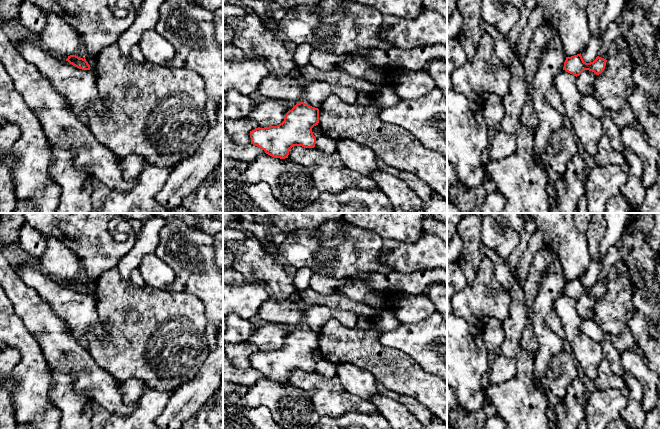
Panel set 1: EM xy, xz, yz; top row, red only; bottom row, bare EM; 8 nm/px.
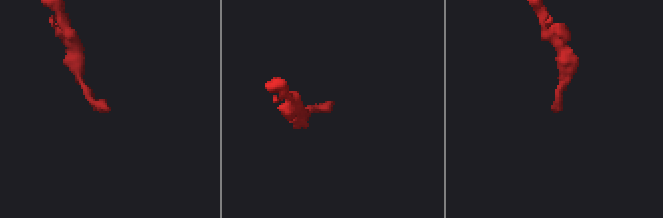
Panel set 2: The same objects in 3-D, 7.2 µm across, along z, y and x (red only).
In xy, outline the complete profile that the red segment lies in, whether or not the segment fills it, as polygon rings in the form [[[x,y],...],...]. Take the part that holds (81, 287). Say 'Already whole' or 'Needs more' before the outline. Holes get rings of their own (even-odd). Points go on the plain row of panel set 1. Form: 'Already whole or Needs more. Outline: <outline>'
Already whole. Outline: [[[76,278],[68,280],[66,285],[68,285],[73,290],[80,292],[82,294],[90,294],[90,289],[86,285],[86,283],[79,282]]]

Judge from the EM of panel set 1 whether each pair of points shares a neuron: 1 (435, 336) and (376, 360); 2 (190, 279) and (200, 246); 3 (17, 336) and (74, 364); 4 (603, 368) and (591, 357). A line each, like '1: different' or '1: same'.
1: different
2: same
3: different
4: different

